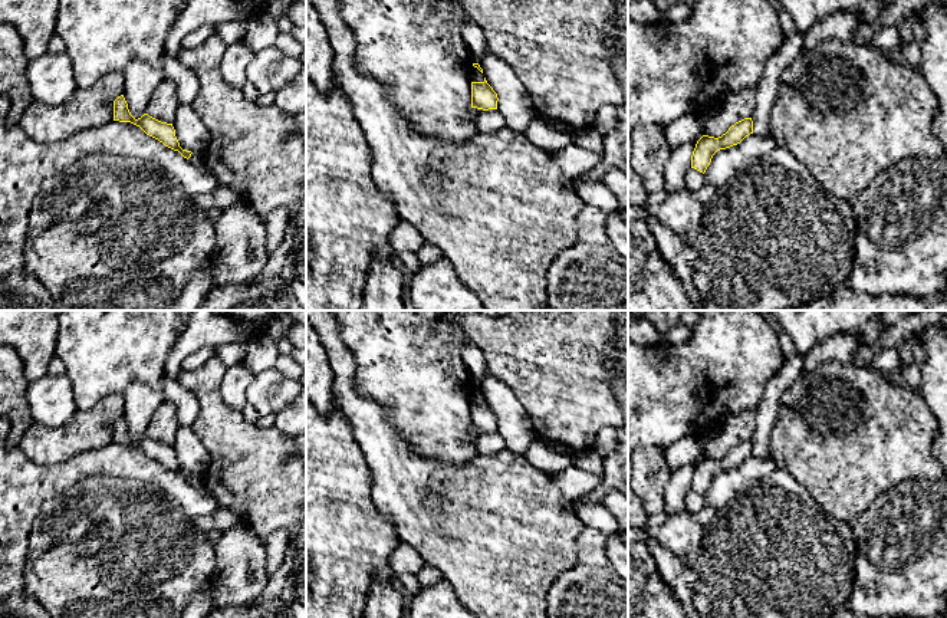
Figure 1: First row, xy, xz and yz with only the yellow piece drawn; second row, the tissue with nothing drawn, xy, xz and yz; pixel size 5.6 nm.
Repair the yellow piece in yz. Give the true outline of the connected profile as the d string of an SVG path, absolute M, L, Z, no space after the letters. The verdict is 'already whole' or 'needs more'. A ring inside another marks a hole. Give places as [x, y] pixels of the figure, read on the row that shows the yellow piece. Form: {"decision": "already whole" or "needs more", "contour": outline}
{"decision": "already whole", "contour": "M744 118L731 125L729 131L719 138L703 135L693 151L691 168L704 174L717 151L740 144L750 134L753 134L753 121L752 118Z"}

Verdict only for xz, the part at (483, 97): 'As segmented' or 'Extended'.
As segmented

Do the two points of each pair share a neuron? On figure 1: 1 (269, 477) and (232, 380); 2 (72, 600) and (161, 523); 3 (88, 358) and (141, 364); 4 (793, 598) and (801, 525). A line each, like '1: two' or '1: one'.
1: two
2: one
3: one
4: one

